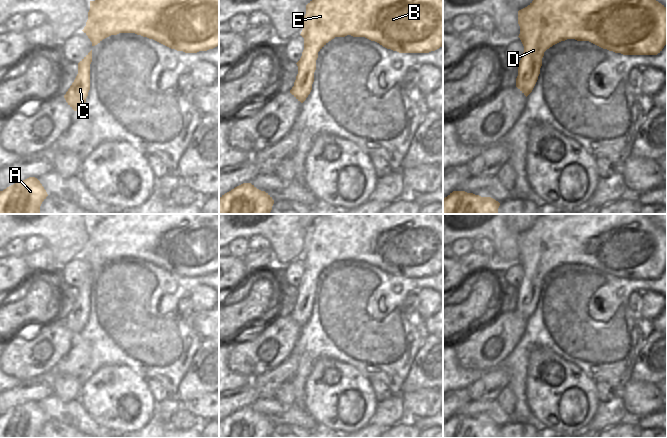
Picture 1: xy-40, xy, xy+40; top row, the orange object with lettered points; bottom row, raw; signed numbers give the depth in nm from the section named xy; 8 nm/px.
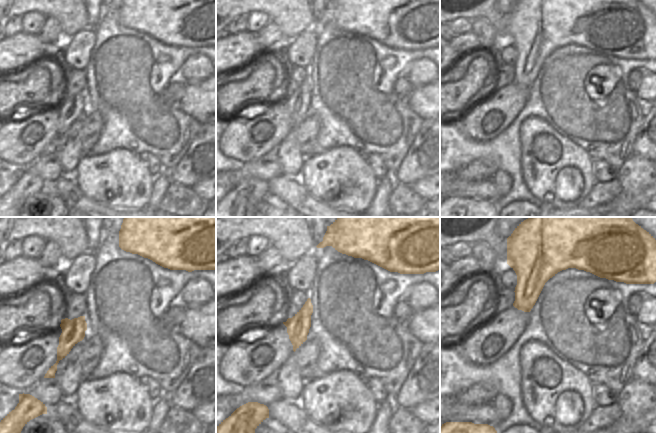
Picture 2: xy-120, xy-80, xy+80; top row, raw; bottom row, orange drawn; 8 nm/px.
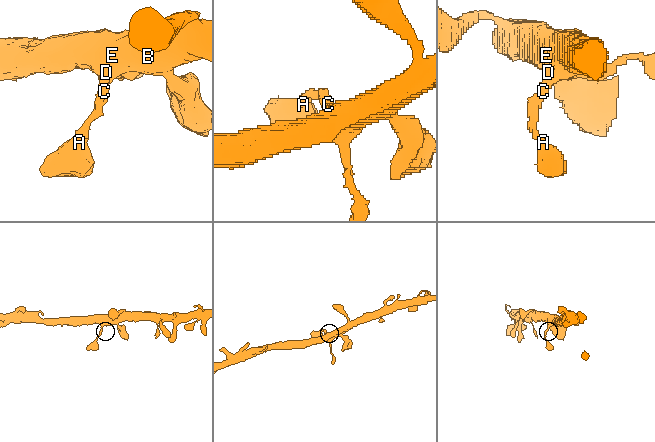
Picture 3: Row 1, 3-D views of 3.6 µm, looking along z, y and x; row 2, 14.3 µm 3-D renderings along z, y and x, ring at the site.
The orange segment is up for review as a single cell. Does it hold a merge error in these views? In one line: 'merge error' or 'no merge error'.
no merge error

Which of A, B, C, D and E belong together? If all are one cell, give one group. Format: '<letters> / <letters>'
A B C D E

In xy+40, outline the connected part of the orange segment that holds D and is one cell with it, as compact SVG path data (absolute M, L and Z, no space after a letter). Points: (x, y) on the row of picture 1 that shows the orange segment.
M533 0L518 11L518 24L518 37L524 46L524 52L518 64L516 87L526 97L538 80L544 52L561 41L589 41L623 55L657 55L667 44L667 8L656 0Z

